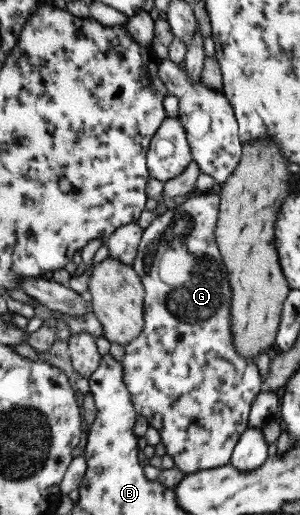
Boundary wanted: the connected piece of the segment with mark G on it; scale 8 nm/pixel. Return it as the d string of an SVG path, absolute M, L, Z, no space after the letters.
M216 190L199 193L194 192L188 195L188 200L182 205L177 205L170 209L166 214L154 219L148 228L142 234L140 244L137 248L135 261L131 265L134 271L141 276L144 286L144 330L136 339L133 339L125 346L124 353L121 355L124 375L122 379L128 392L135 410L138 415L146 417L148 425L158 431L161 442L164 444L167 455L174 460L175 467L185 474L191 474L205 469L222 467L230 464L231 456L240 435L246 431L248 425L248 414L254 397L262 392L262 378L256 362L252 358L244 358L242 355L235 355L234 344L232 344L231 331L231 310L230 301L232 299L232 288L226 266L223 263L222 255L216 244L215 228L217 227L217 218L219 215L220 197Z

